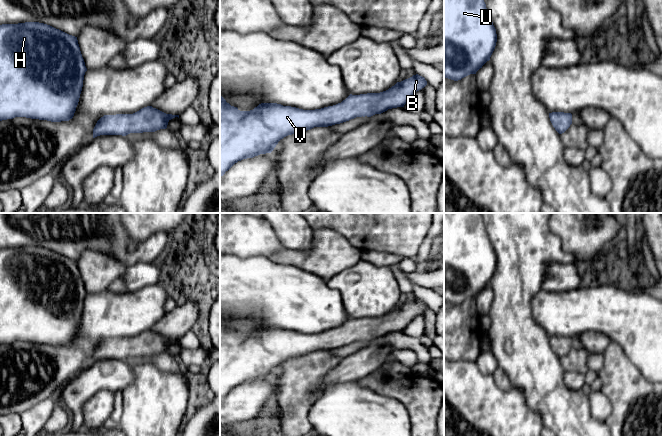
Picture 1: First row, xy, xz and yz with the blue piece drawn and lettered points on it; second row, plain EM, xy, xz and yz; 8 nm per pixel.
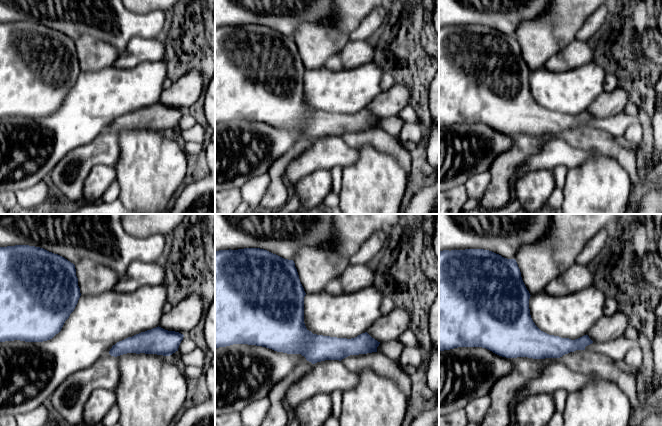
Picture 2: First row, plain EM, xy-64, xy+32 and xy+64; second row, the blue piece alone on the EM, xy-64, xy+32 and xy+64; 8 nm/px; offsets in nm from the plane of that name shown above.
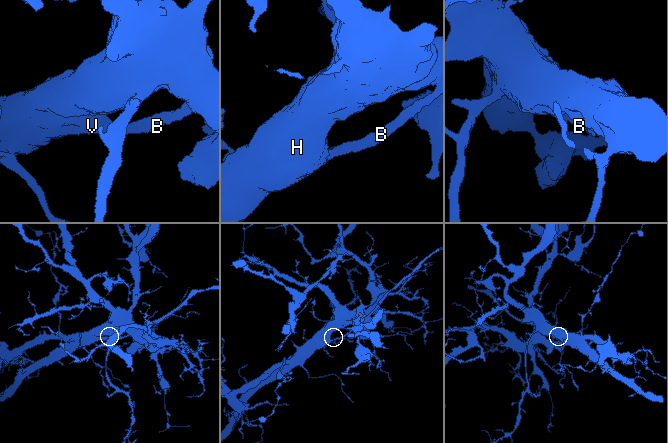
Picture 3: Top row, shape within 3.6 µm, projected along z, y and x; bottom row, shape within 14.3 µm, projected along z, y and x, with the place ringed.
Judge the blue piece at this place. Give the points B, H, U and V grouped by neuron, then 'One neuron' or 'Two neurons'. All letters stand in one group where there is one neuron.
Groups: B H U V. One neuron

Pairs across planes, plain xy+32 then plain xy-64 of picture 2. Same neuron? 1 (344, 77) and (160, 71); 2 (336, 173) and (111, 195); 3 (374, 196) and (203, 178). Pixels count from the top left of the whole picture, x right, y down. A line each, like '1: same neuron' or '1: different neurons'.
1: same neuron
2: same neuron
3: different neurons

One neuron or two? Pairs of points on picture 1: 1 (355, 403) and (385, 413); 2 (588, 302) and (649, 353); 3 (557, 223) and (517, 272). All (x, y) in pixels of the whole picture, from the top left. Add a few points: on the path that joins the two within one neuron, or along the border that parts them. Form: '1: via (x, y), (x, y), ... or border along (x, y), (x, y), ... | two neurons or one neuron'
1: via (362, 410), (365, 413), (378, 413) | one neuron
2: via (604, 309), (612, 311), (638, 337) | one neuron
3: border along (547, 223), (550, 230), (560, 238), (564, 250) | two neurons

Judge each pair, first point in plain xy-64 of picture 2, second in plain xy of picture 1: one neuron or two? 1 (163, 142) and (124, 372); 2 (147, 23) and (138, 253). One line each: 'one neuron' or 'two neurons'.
1: two neurons
2: one neuron

